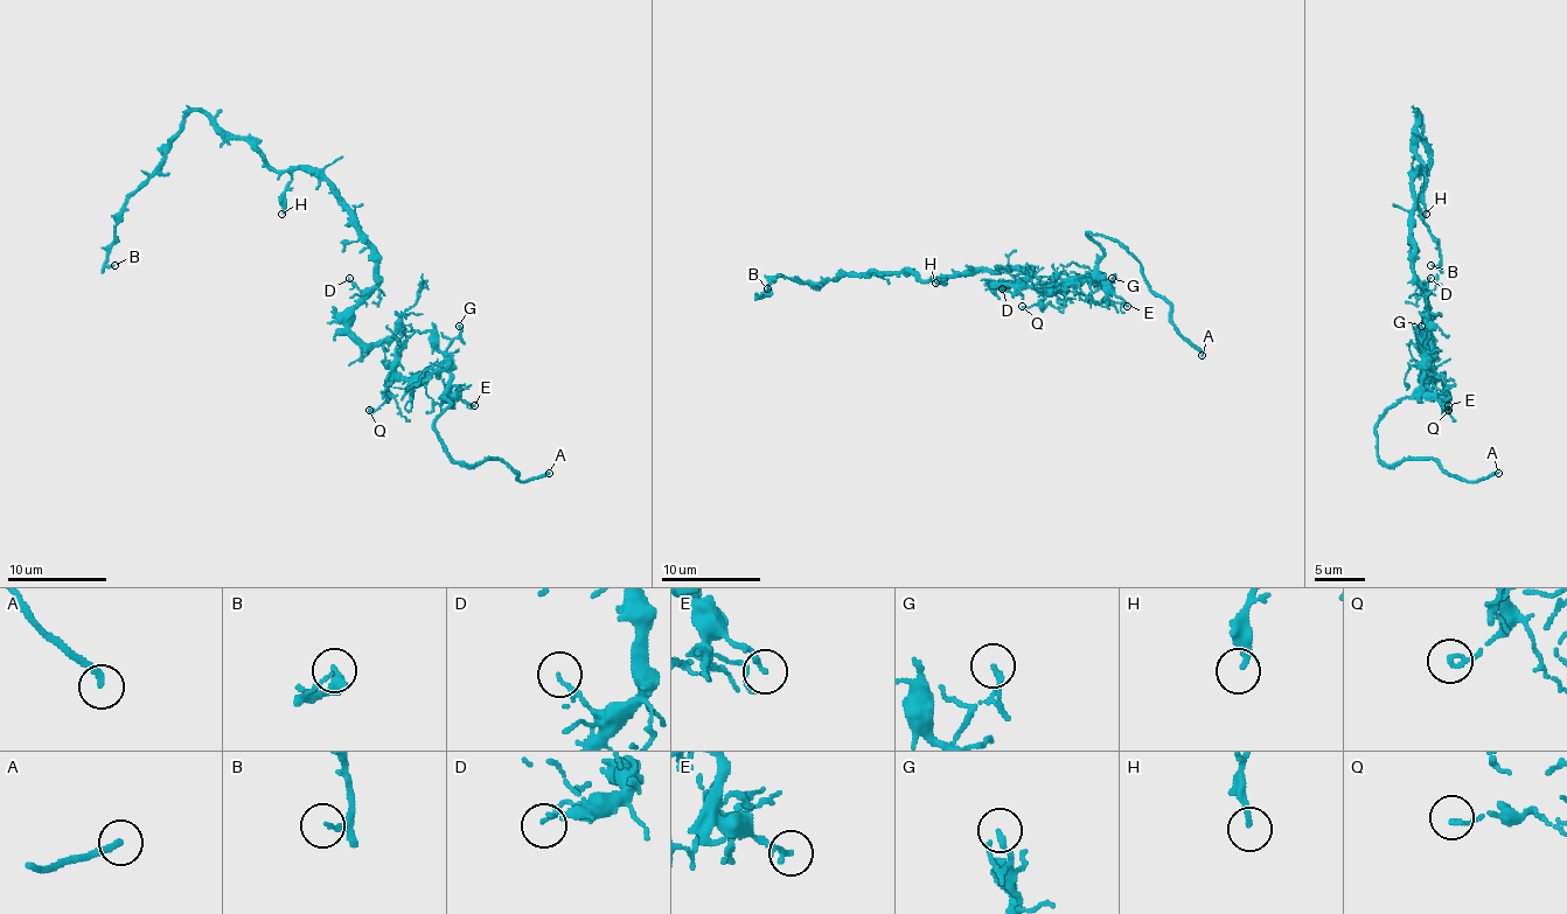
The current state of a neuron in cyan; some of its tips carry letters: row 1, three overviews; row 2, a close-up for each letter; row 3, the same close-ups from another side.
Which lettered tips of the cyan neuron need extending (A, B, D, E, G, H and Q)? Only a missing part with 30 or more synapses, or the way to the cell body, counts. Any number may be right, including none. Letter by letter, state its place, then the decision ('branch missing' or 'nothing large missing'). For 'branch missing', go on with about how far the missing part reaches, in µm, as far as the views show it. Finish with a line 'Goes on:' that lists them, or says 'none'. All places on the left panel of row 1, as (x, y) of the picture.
A: (549, 473) | branch missing | 25 µm
B: (115, 265) | nothing large missing
D: (349, 278) | nothing large missing
E: (474, 405) | nothing large missing
G: (459, 326) | nothing large missing
H: (281, 214) | nothing large missing
Q: (369, 410) | nothing large missing
Goes on: A

